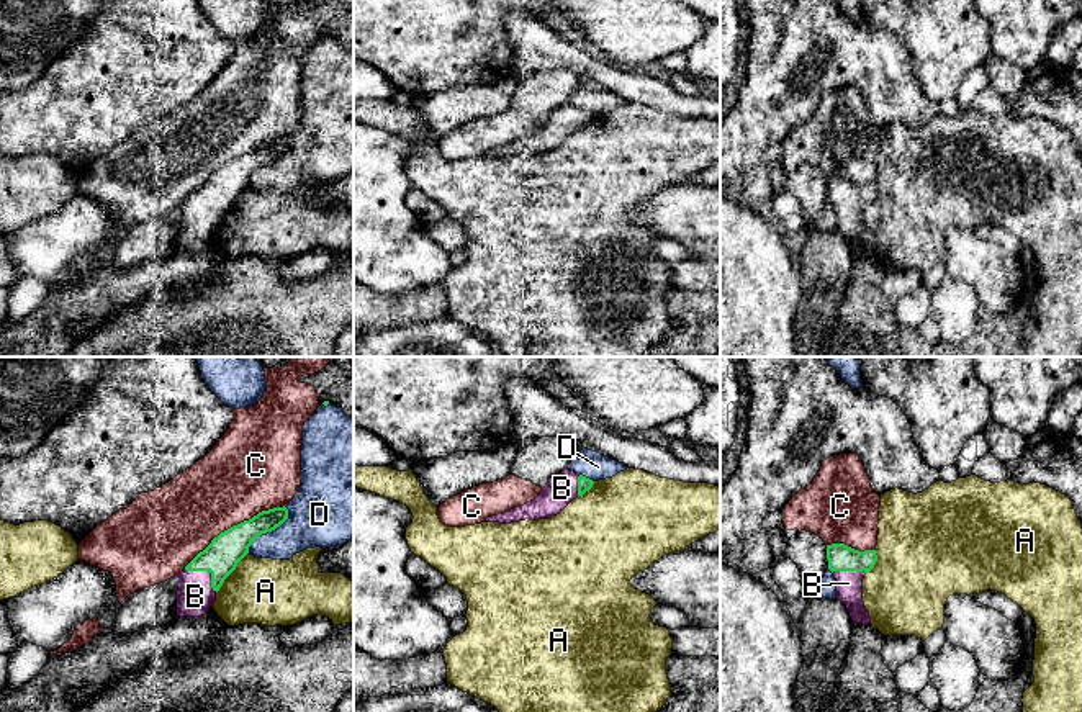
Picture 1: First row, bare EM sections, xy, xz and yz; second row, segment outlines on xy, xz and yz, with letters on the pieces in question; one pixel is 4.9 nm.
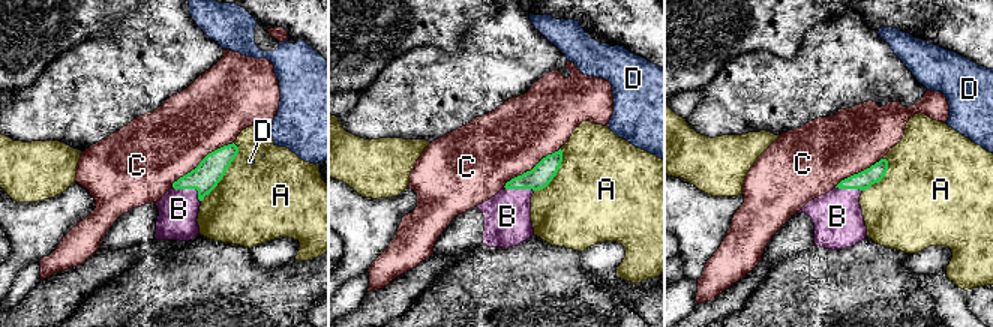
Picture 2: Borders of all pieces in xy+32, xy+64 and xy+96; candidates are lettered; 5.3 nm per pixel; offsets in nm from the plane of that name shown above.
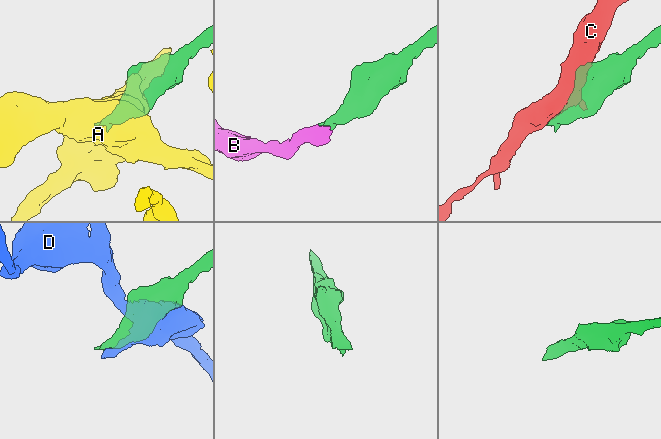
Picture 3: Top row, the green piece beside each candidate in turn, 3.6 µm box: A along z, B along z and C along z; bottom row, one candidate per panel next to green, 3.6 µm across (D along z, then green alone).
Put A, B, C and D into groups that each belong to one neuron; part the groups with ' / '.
A / B / C / D

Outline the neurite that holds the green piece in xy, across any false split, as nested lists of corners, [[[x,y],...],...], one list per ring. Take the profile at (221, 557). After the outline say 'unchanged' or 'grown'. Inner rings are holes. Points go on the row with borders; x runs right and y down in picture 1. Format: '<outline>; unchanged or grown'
[[[288,509],[262,511],[221,532],[178,575],[177,617],[201,617],[216,601],[216,593],[237,563],[249,553],[252,542],[275,530],[288,519]]]; grown

